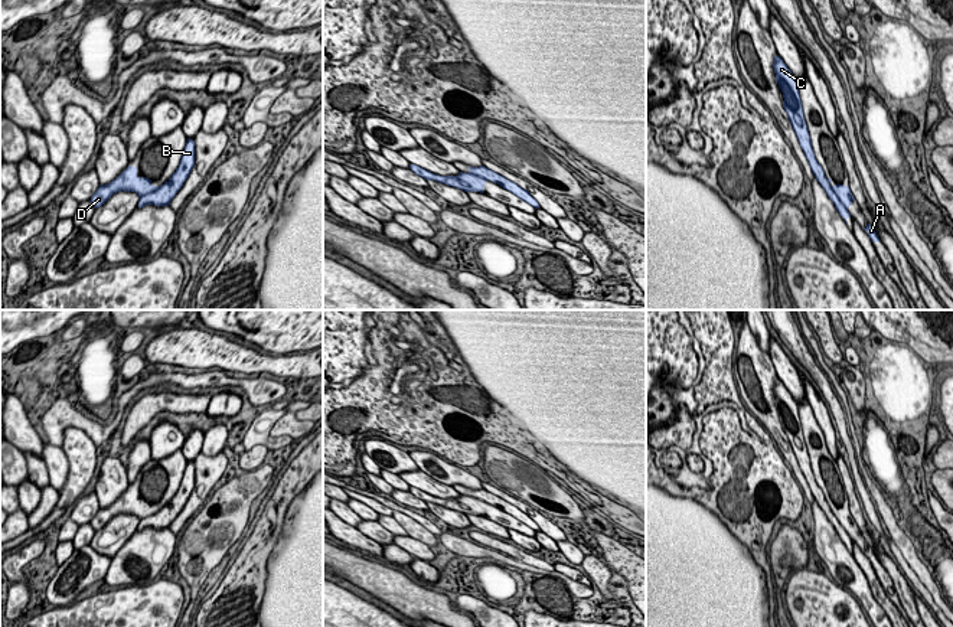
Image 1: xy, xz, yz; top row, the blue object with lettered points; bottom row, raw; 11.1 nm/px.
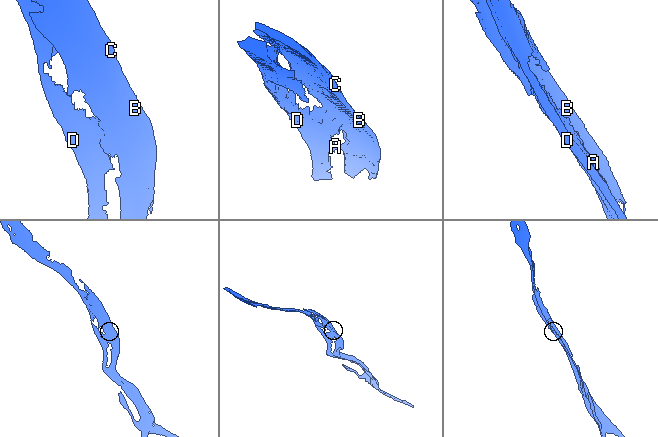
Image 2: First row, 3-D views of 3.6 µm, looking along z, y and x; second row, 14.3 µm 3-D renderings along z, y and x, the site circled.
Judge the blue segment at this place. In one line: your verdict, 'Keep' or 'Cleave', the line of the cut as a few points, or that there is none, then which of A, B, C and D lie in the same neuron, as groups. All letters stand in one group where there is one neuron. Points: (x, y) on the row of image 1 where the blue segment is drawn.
Cleave. Split along yz (831, 186), (847, 209). Groups: A D / B C

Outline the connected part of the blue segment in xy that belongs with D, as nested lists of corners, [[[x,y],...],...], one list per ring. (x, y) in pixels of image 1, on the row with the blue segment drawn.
[[[128,166],[117,179],[111,183],[97,189],[91,197],[92,206],[97,209],[102,206],[117,192],[136,192],[140,197],[157,190],[160,186],[153,186],[147,177],[137,176],[137,167]]]

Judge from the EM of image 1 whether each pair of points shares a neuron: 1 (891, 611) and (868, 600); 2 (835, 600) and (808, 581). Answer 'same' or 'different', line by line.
1: different
2: same

